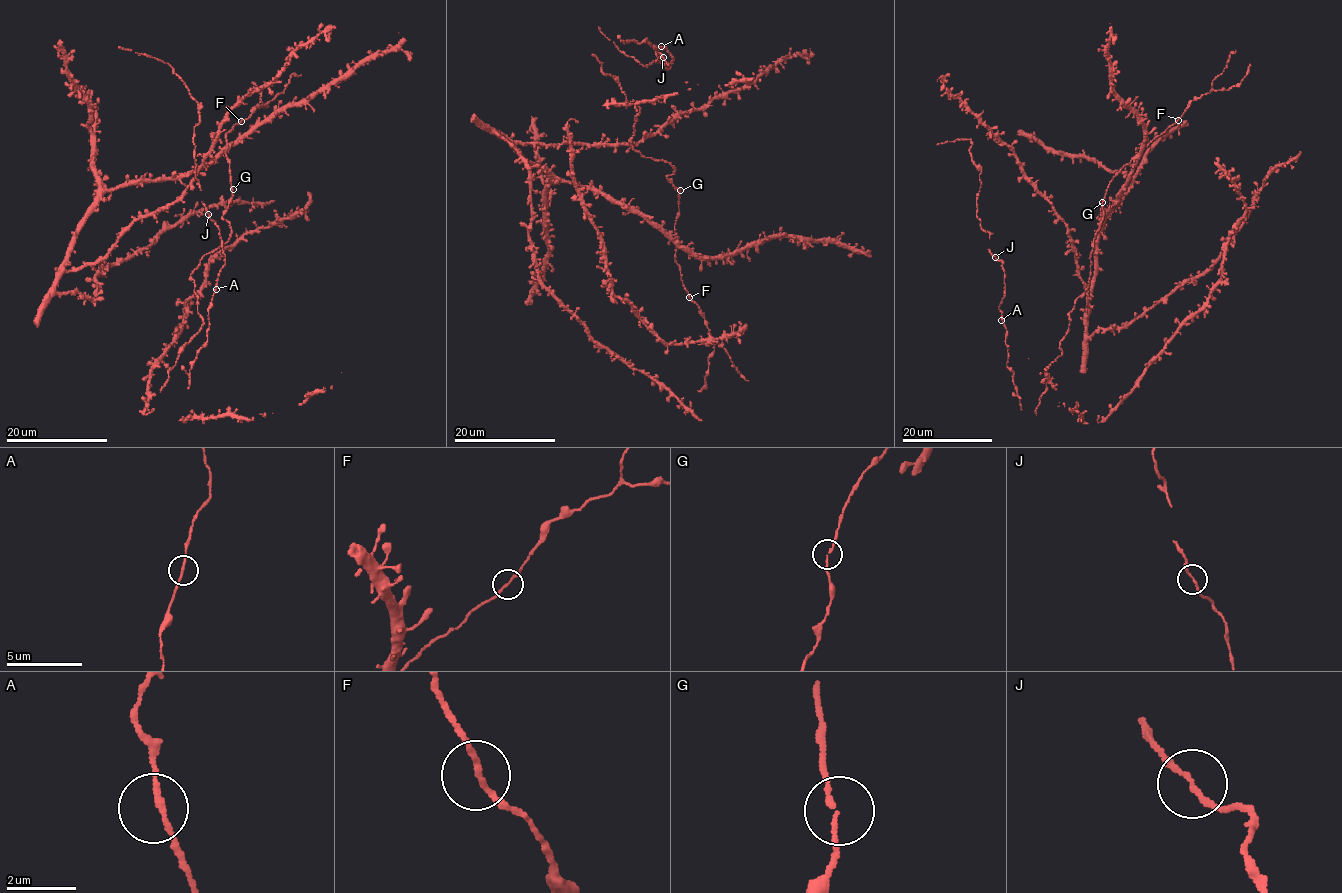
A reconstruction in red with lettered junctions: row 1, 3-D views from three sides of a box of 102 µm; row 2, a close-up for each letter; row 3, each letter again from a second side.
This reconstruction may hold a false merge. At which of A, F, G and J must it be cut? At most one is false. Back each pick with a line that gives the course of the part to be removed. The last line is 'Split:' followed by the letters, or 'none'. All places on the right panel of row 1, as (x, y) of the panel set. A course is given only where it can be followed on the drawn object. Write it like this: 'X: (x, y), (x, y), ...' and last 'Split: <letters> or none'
Split: none

